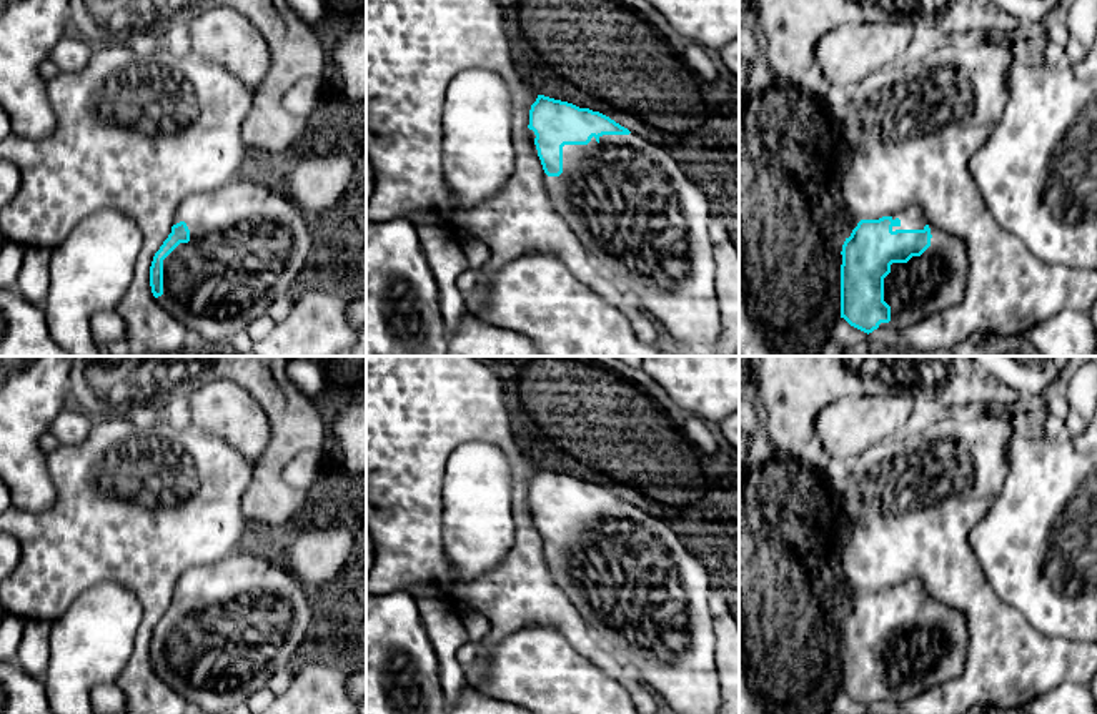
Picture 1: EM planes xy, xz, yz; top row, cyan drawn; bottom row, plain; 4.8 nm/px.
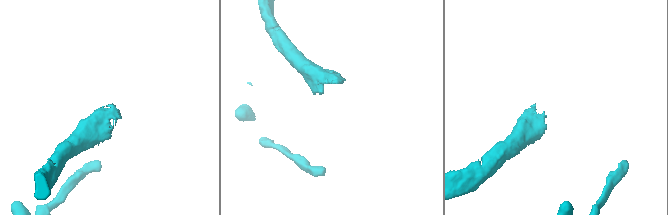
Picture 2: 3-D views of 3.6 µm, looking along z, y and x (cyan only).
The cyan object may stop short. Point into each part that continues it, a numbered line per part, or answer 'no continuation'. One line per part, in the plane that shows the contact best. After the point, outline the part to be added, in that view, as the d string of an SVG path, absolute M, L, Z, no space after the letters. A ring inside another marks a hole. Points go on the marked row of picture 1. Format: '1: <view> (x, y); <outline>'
1: yz (936, 280); M931 228L931 246L907 263L892 263L884 278L891 321L879 328L904 330L932 313L959 305L967 285L967 253L960 238Z

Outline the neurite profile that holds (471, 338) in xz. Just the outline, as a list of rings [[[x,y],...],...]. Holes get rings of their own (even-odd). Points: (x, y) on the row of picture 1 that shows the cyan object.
[[[464,311],[449,335],[448,356],[543,356],[524,335],[479,321]]]

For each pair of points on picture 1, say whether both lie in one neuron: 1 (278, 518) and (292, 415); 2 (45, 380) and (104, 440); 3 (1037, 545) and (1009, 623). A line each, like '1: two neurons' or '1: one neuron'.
1: one neuron
2: two neurons
3: two neurons

